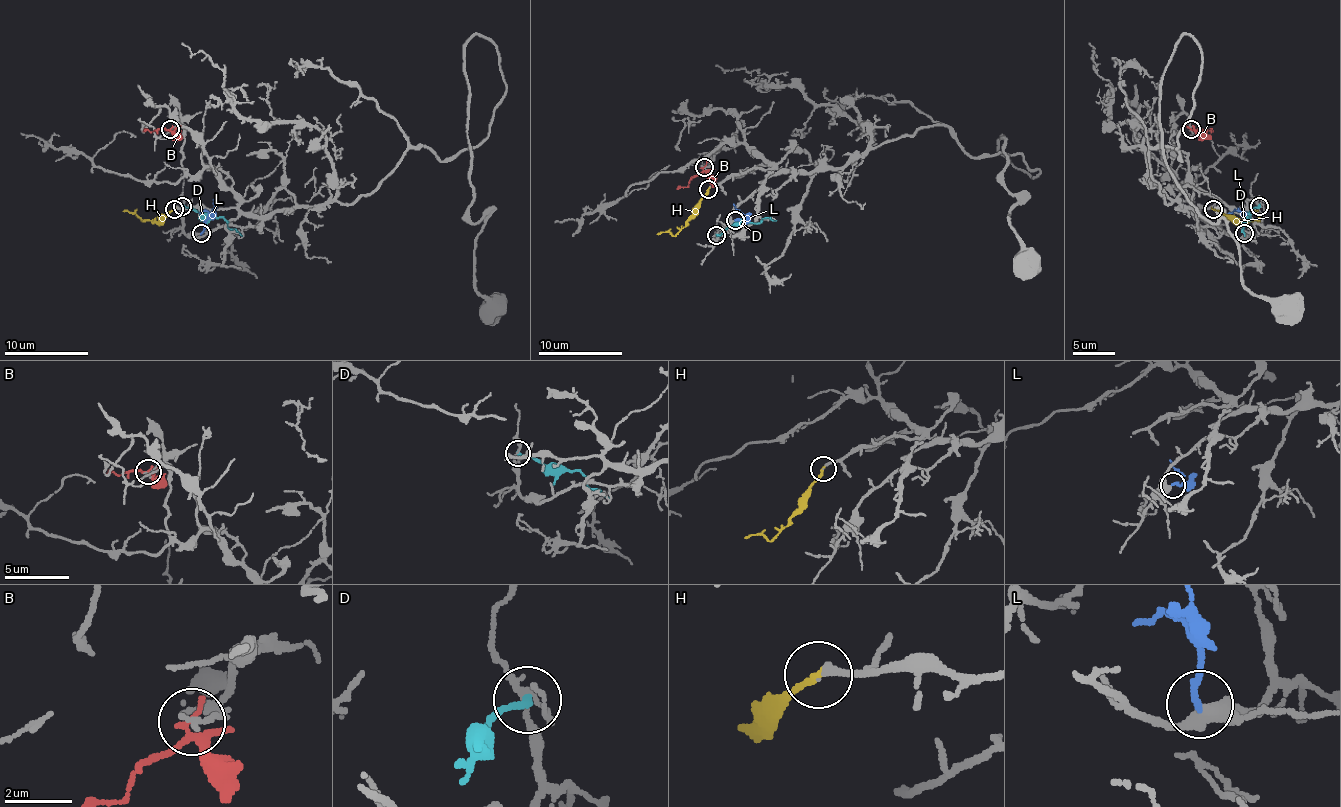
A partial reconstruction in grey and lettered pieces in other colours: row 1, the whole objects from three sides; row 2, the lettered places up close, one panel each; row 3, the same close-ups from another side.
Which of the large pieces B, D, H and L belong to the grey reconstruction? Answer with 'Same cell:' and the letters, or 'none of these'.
Same cell: H

